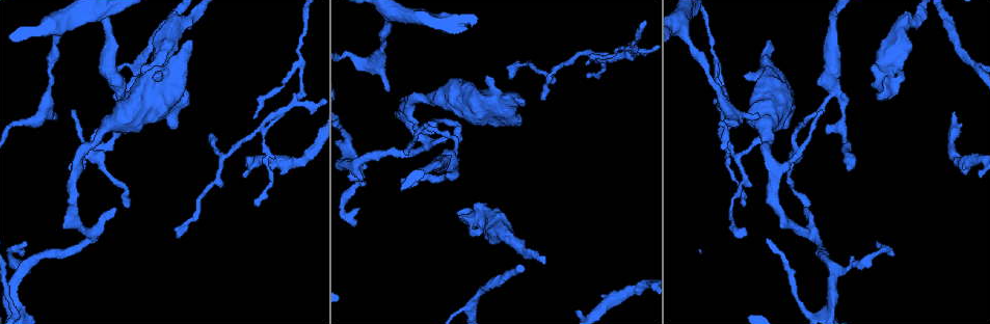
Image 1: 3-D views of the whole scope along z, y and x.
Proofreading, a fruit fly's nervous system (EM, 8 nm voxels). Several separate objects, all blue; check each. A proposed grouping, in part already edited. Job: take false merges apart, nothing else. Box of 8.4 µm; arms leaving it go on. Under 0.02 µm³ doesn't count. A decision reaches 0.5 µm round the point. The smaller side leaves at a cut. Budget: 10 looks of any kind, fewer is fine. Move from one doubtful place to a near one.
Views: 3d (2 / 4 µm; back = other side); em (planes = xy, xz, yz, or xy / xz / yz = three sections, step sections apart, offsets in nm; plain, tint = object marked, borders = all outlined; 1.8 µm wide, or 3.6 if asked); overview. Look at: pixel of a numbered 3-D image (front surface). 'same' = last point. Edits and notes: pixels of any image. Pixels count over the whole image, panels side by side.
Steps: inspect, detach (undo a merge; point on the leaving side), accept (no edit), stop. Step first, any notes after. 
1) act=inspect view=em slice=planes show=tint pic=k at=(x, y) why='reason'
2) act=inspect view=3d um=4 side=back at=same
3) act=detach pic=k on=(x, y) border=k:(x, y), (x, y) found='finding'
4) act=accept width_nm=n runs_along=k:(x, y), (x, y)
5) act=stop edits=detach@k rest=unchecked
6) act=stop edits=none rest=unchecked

act=inspect view=em slice=planes show=tint pic=1 at=(177, 21) why='calibre changes'

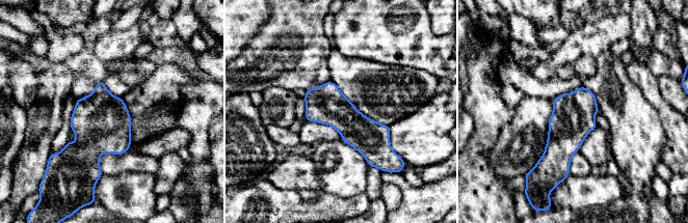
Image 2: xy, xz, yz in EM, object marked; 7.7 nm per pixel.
act=accept width_nm=300 runs_along=2:(309, 92), (389, 152) found='continuous, no second cell'

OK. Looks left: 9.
act=inspect view=3d um=4 pic=1 at=(176, 66) why='sudden change in width'

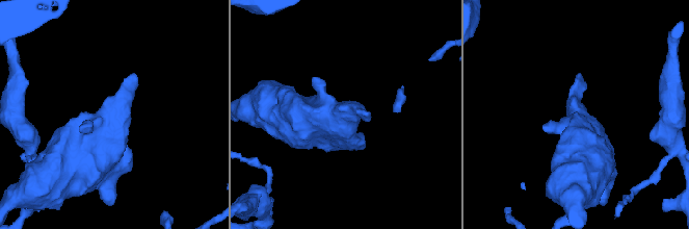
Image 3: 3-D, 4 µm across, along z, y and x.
act=inspect view=em slice=planes show=tint pic=3 at=(116, 115) why='shape alone is not enough'

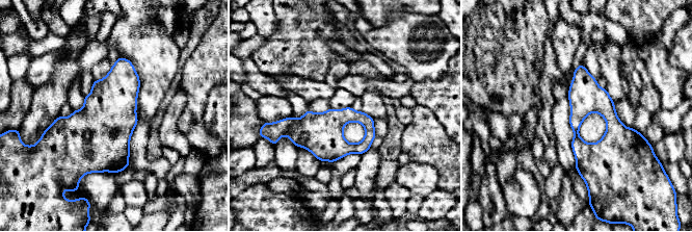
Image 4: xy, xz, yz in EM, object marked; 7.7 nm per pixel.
act=accept runs_along=4:(580, 68), (576, 136), (589, 177) found='one cell here'

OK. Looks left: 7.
act=inspect view=3d um=4 pic=1 at=(766, 127) why='thick turns thin'

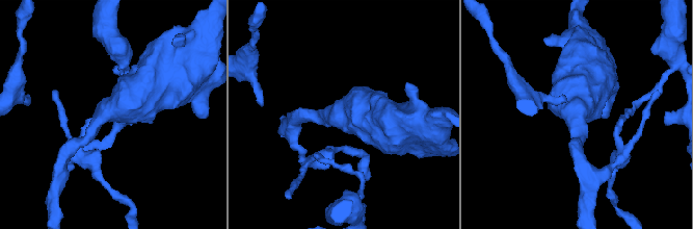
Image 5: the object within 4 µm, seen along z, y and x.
act=inspect view=em um=3.6 slice=planes show=borders pic=5 at=(102, 117) arm_widths_nm=220,700 why='now the EM'

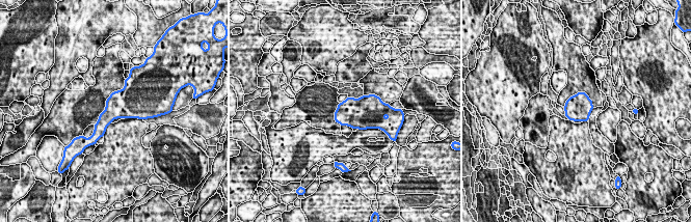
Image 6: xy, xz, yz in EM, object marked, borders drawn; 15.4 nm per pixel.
act=accept found='all the same cell'

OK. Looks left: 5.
act=inspect view=em slice=planes show=tint pic=1 at=(830, 92) why='small branch off a trunk'

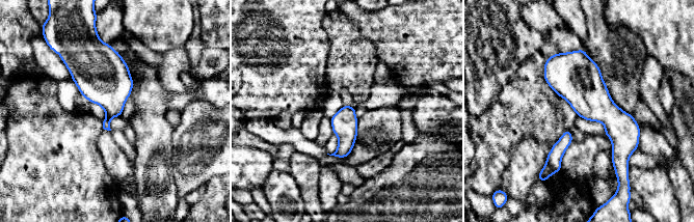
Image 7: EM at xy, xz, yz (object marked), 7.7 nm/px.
act=accept found='all the same cell'

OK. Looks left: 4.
act=stop edits=none rest=unchecked

